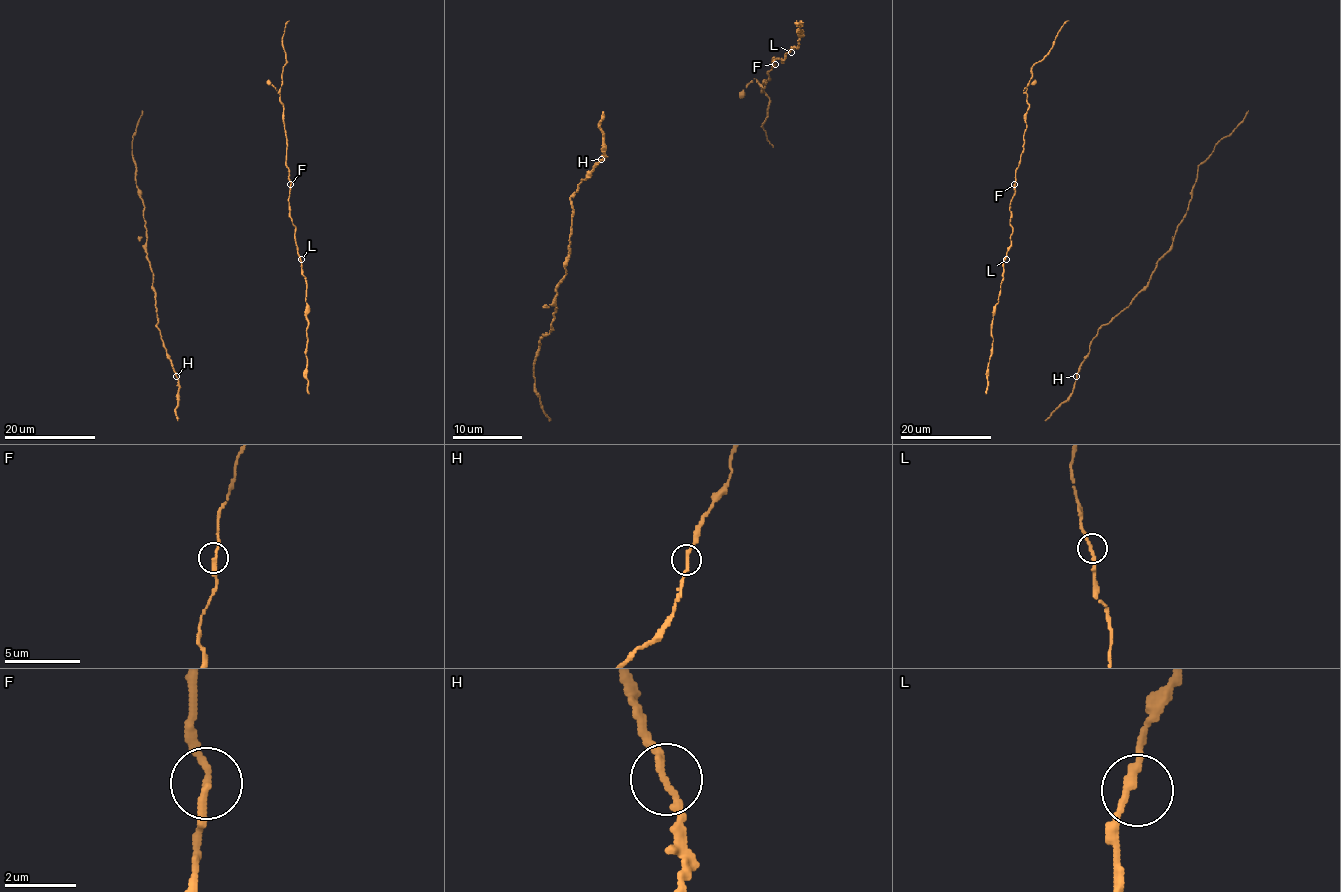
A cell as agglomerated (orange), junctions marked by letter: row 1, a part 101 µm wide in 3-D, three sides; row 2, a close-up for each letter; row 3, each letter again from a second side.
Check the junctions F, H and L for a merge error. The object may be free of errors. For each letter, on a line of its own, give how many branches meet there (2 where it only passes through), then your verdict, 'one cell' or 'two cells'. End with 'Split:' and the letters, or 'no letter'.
F: 2 branches meet; one cell
H: 2 branches meet; one cell
L: 2 branches meet; one cell
Split: no letter

